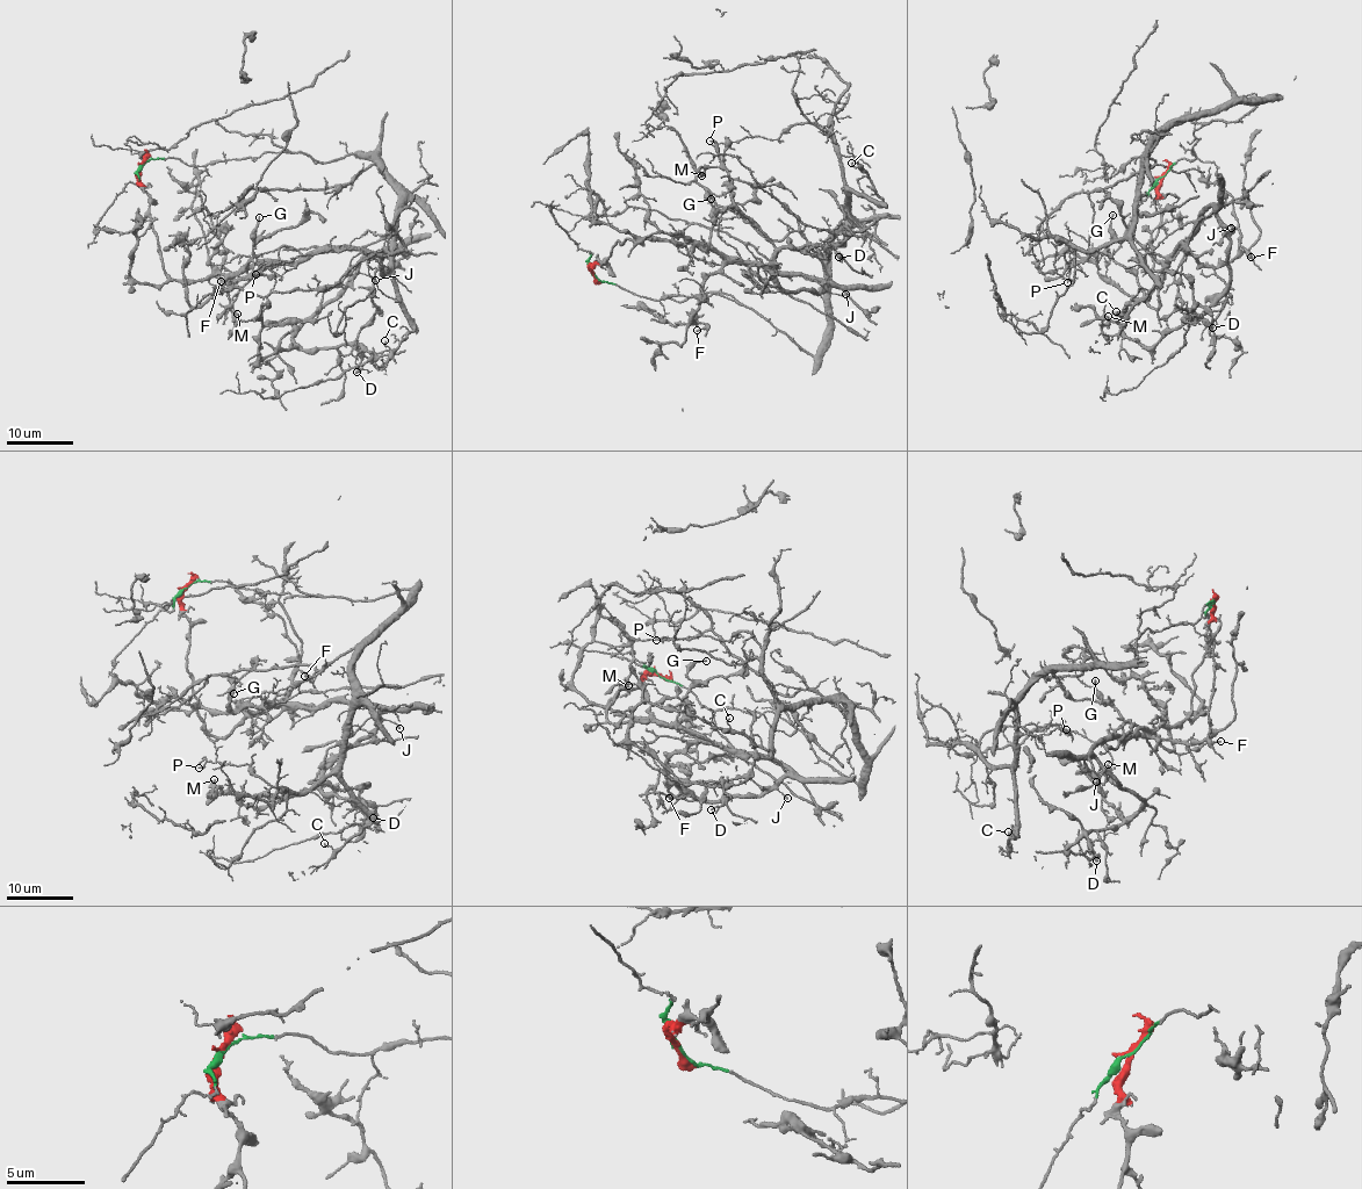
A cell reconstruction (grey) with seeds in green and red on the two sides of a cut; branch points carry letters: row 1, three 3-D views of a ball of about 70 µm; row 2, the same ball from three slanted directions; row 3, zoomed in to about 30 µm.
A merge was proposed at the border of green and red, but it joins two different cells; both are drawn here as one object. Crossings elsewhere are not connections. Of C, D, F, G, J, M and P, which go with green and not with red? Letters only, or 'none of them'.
C, P

